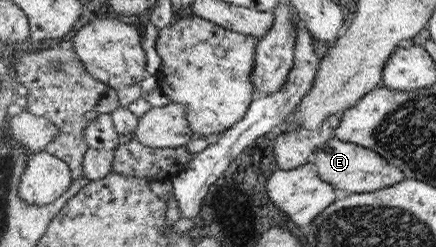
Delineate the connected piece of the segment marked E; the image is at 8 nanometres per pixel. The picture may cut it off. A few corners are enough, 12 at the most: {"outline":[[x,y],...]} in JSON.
{"outline":[[336,137],[314,155],[318,176],[350,194],[406,180],[373,149]]}

